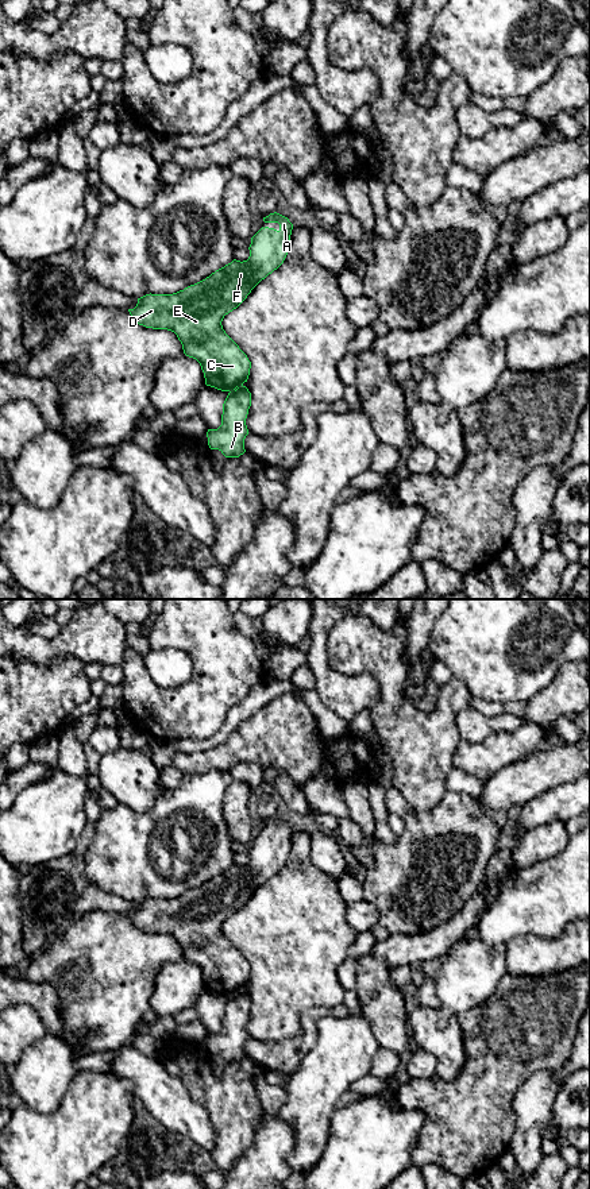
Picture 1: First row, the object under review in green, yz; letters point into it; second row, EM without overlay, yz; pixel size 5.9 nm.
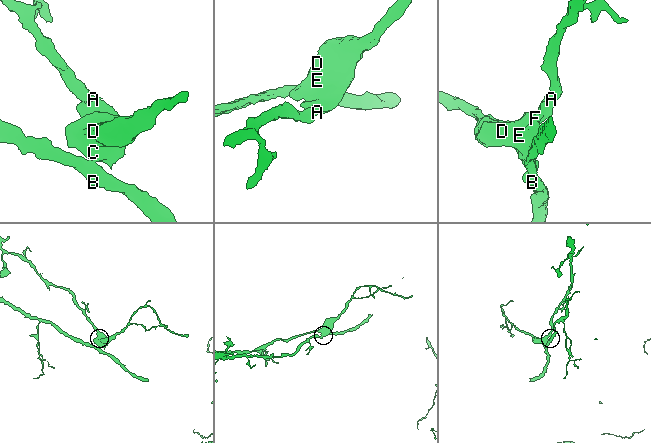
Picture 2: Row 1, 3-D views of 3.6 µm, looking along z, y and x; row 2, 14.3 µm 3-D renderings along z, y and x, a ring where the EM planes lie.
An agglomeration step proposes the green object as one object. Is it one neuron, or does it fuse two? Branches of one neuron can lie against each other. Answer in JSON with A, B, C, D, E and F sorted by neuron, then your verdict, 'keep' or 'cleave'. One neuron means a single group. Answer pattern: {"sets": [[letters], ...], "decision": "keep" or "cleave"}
{"sets": [["A", "C", "D", "E", "F"], ["B"]], "decision": "cleave"}

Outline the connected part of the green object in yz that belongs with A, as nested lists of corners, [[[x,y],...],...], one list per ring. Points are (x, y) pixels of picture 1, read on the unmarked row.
[[[274,817],[263,822],[265,827],[278,827],[279,834],[262,831],[252,842],[248,852],[250,861],[247,865],[234,864],[231,868],[216,875],[205,884],[185,892],[173,899],[146,899],[138,903],[138,908],[134,914],[128,914],[132,924],[146,933],[153,934],[167,934],[177,939],[178,945],[182,949],[184,958],[189,962],[196,964],[204,977],[205,989],[215,992],[221,996],[232,996],[236,992],[247,987],[251,973],[251,966],[247,960],[239,953],[239,950],[225,938],[223,934],[221,926],[225,919],[236,914],[251,897],[251,895],[269,879],[277,875],[285,865],[289,852],[290,852],[290,839],[293,829],[288,822]]]

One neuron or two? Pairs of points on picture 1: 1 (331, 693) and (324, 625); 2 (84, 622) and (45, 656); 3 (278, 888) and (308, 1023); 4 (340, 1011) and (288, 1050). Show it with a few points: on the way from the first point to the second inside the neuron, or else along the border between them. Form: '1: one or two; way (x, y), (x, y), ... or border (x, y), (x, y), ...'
1: one; way (326, 676), (319, 666), (319, 641)
2: one; way (74, 632), (61, 645), (54, 648)
3: two; border (336, 1006), (309, 1007), (301, 1031), (288, 1038)
4: one; way (326, 1011), (308, 1025), (308, 1034), (303, 1039)

